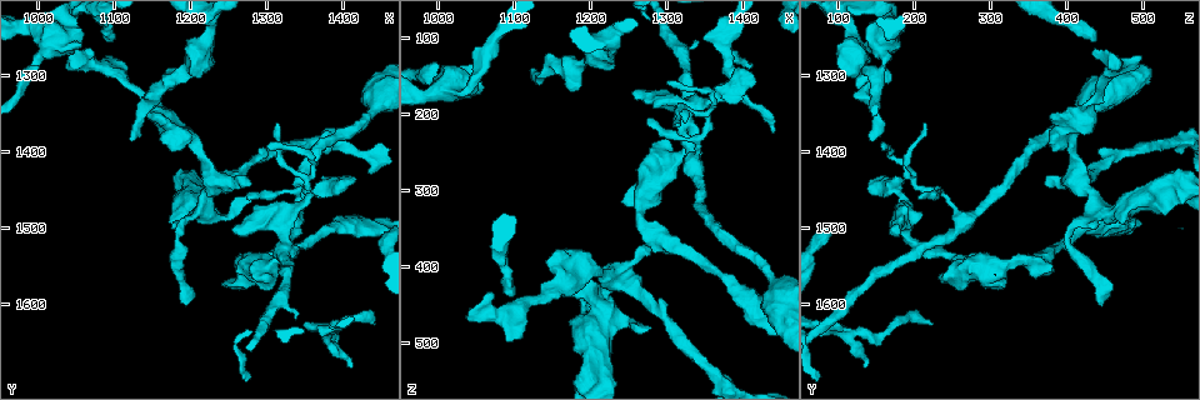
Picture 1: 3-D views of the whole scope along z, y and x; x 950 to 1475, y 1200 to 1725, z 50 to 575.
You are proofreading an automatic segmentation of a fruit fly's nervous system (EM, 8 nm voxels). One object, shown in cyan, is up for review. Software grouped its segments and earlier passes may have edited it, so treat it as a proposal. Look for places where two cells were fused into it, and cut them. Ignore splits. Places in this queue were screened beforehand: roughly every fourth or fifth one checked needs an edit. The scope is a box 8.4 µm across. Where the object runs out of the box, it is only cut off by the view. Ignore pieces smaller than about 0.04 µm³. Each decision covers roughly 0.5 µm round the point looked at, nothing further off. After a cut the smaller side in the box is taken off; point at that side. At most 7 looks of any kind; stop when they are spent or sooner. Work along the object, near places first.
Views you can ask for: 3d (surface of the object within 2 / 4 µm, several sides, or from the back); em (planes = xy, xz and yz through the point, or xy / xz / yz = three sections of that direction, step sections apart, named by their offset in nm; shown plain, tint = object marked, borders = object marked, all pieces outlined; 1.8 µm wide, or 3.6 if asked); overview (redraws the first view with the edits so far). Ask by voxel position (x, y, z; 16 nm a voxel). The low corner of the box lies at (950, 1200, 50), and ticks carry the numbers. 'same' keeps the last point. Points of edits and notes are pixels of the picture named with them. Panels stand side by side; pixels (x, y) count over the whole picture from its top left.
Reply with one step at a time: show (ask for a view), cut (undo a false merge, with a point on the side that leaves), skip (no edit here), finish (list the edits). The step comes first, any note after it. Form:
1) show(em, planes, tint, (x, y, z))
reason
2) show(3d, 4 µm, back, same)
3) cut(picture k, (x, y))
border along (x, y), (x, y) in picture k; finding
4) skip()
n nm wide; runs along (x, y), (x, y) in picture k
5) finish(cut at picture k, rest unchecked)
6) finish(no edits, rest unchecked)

show(em, planes, tint, (1325, 1510, 235))
thick turns thin

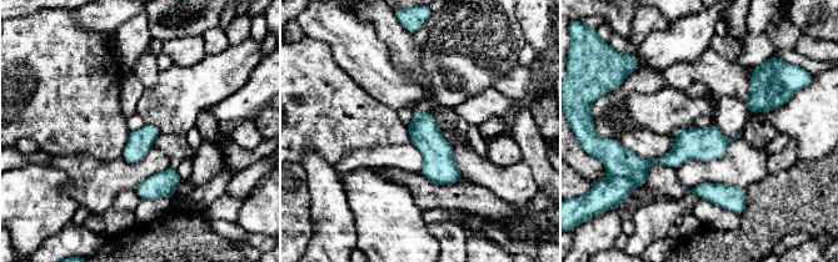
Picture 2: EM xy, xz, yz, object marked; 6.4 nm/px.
cut(picture 2, (609, 194))
border along (627, 177), (639, 185) in picture 2; a second cell is stuck on

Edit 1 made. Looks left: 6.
show(overview)

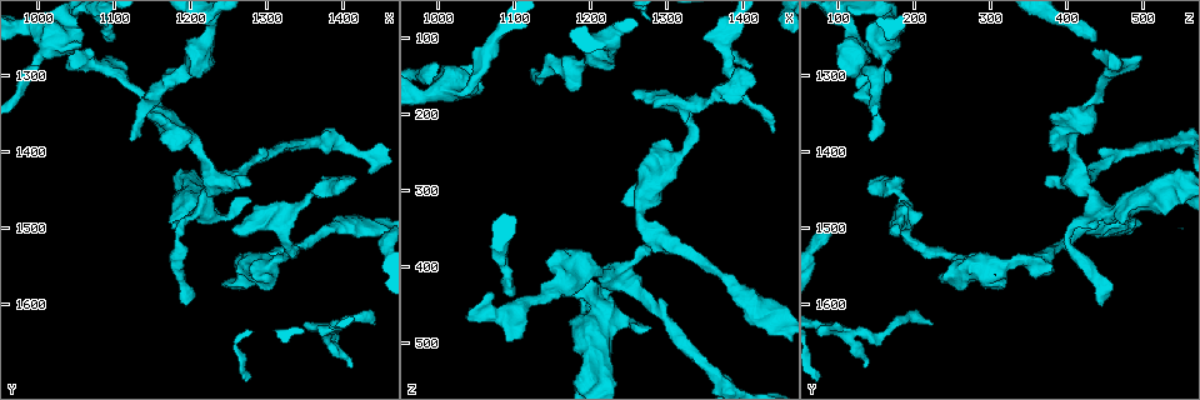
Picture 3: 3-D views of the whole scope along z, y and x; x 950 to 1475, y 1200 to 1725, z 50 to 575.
show(3d, 4 µm, (1020, 1235, 165))
thick turns thin

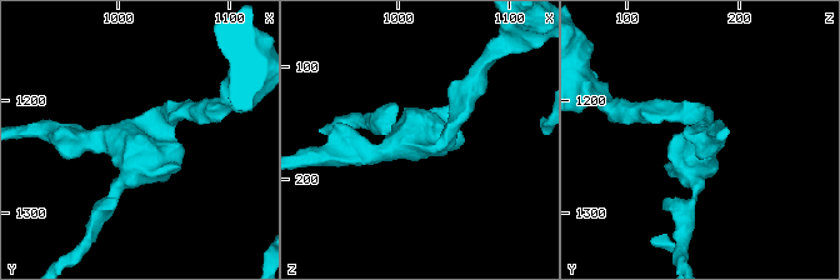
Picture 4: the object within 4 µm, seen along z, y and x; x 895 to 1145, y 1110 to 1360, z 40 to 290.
show(em, 3.6 µm, yz, step 16, tint, (1018, 1236, 170))
3 arms; arms of 170, 220, 300 nm

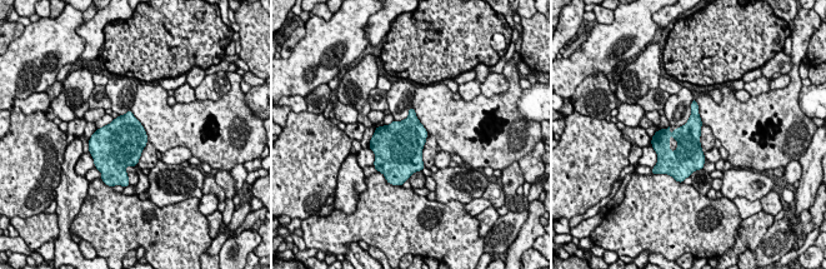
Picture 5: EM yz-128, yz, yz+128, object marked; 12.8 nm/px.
skip()
all the same cell

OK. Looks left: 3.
finish(cut at picture 2, rest unchecked)

